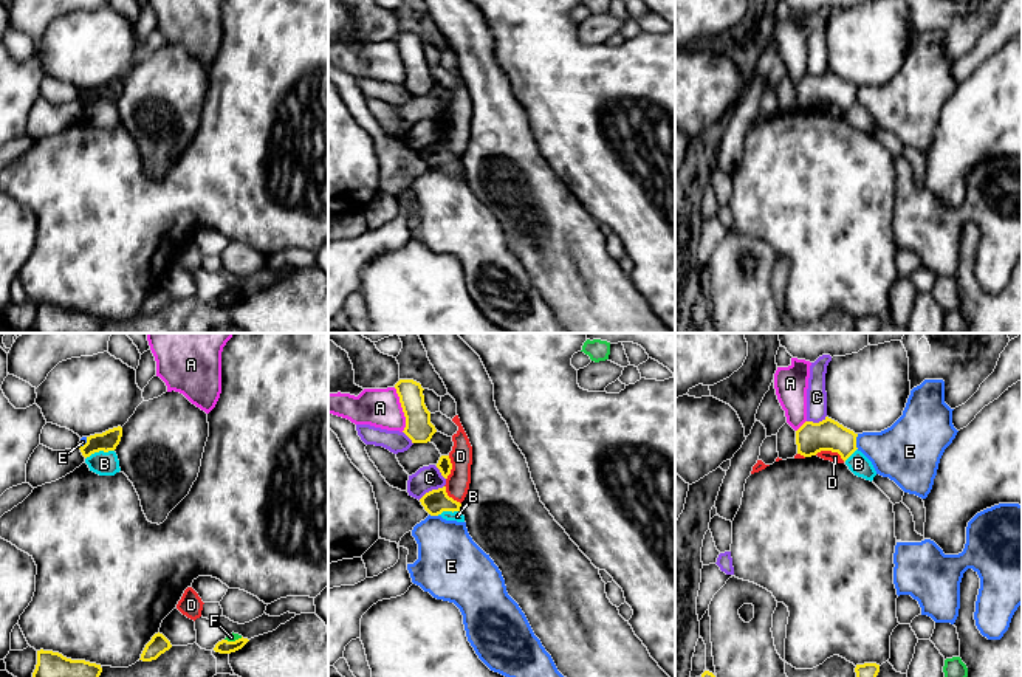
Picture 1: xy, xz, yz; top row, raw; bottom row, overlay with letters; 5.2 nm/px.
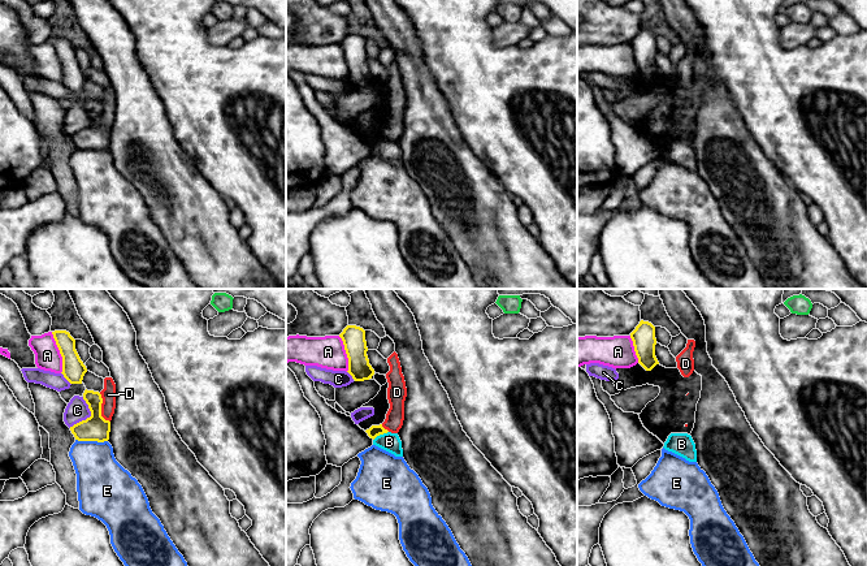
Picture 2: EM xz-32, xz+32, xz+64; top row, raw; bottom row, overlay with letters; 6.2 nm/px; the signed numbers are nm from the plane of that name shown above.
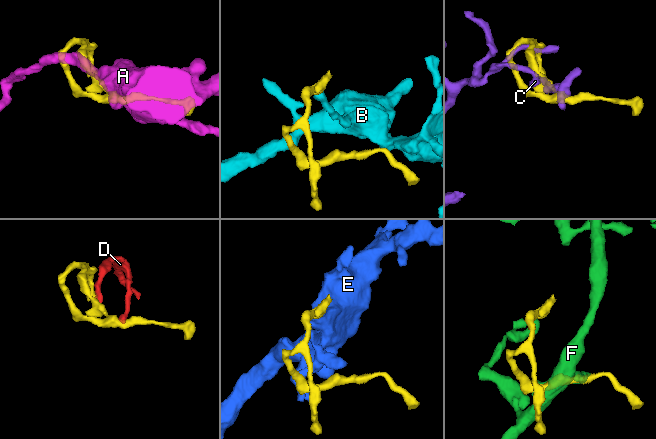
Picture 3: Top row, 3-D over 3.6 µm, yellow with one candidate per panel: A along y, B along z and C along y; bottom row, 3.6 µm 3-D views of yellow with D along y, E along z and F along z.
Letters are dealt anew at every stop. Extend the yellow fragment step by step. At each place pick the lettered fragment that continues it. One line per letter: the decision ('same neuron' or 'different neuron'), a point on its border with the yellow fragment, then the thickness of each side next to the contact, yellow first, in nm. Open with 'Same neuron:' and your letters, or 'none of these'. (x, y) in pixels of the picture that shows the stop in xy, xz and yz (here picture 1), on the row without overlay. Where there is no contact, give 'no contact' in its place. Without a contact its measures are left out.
Same neuron: none of these
A: different neuron | xz (403, 62) | 140/200 nm
B: different neuron | xy (99, 103) | 100/130 nm
C: different neuron | xz (432, 143) | 130/130 nm
D: different neuron | yz (830, 103) | 160/60 nm
E: different neuron | yz (855, 95) | 160/300 nm
F: different neuron | xy (233, 295) | 70/50 nm

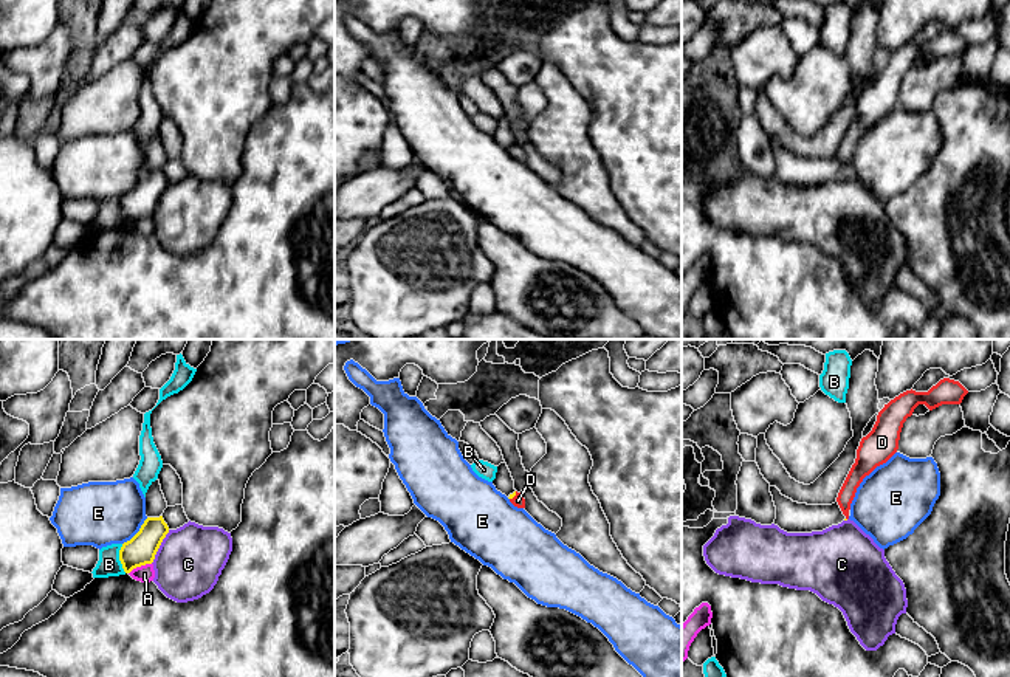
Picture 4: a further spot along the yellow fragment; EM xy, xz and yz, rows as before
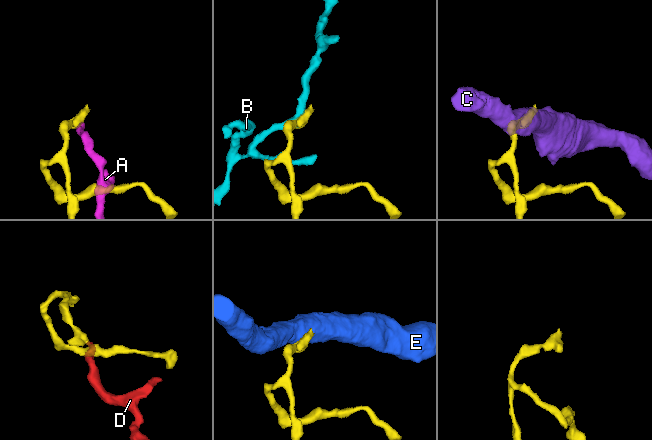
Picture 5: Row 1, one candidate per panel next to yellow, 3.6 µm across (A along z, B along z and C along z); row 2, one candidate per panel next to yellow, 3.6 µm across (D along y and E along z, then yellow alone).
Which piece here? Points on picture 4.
Same neuron: D
A: different neuron | xy (140, 219) | 160/90 nm
B: different neuron | xy (120, 211) | 160/120 nm
C: different neuron | xy (158, 200) | 160/340 nm
D: same neuron | xz (513, 149) | 20/70 nm
E: different neuron | xy (138, 185) | 160/340 nm

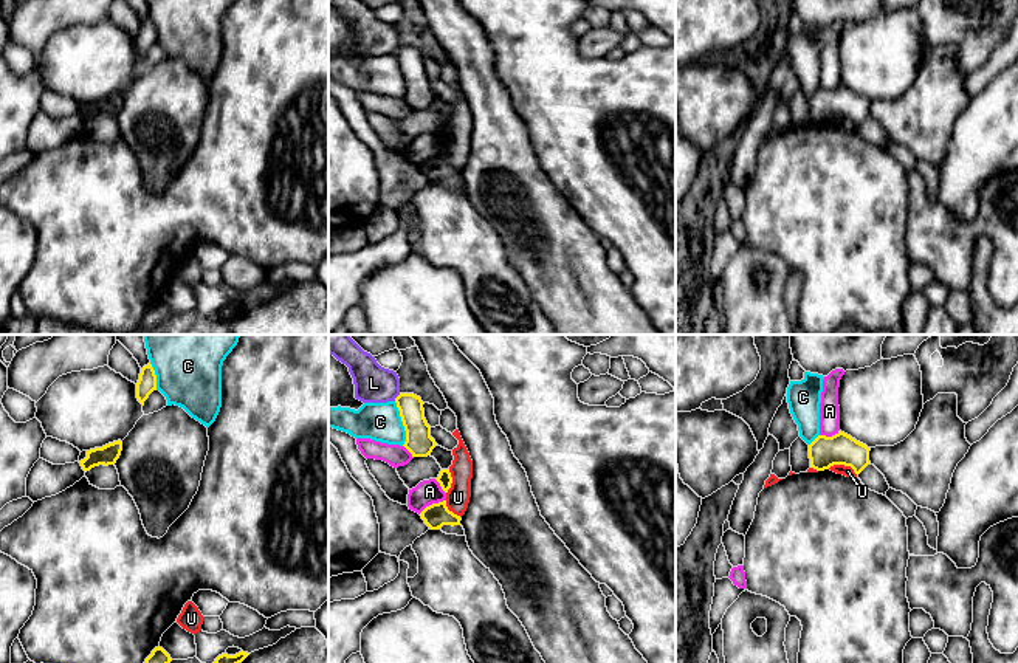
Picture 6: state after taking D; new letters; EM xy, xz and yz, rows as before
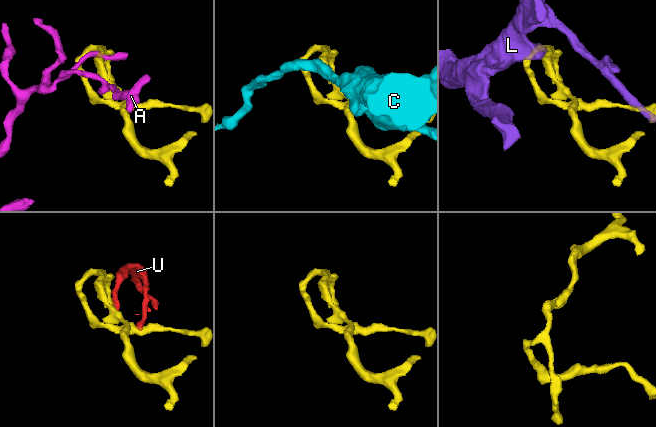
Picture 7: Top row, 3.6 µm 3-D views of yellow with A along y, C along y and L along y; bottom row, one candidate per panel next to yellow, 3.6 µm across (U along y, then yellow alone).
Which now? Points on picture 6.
Same neuron: none of these
A: different neuron | xz (433, 157) | 130/130 nm
C: different neuron | xz (403, 76) | 140/200 nm
L: different neuron | xz (397, 50) | 130/190 nm
U: different neuron | yz (843, 116) | 160/60 nm

